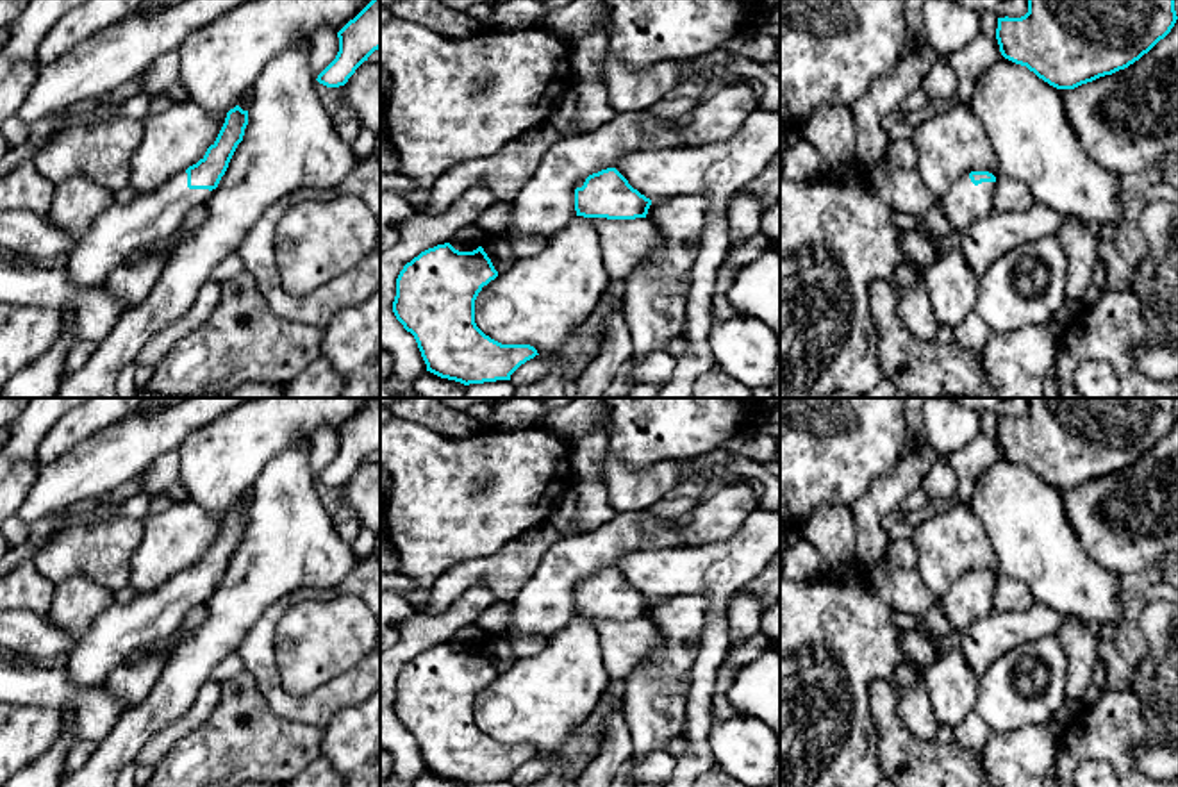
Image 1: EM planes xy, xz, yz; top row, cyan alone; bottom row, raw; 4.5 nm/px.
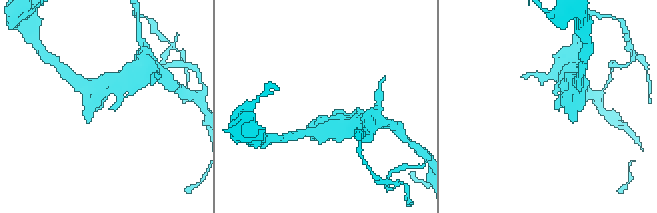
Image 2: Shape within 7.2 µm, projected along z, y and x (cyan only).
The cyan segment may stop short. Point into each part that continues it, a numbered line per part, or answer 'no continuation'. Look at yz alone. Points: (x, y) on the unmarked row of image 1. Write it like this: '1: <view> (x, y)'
1: yz (964, 602)

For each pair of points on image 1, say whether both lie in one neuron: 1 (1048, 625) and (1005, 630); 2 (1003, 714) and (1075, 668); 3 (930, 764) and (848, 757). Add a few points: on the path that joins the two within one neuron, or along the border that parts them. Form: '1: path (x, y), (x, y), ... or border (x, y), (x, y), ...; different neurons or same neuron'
1: path (1037, 625), (1016, 629); same neuron
2: border (1053, 634), (1066, 659), (1068, 698); different neurons
3: border (871, 720), (880, 768); different neurons

